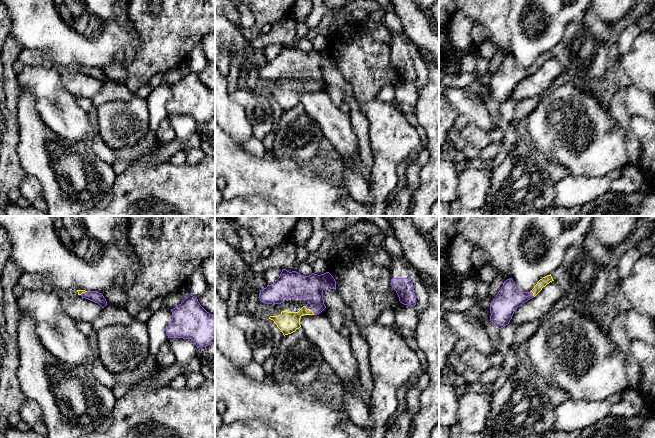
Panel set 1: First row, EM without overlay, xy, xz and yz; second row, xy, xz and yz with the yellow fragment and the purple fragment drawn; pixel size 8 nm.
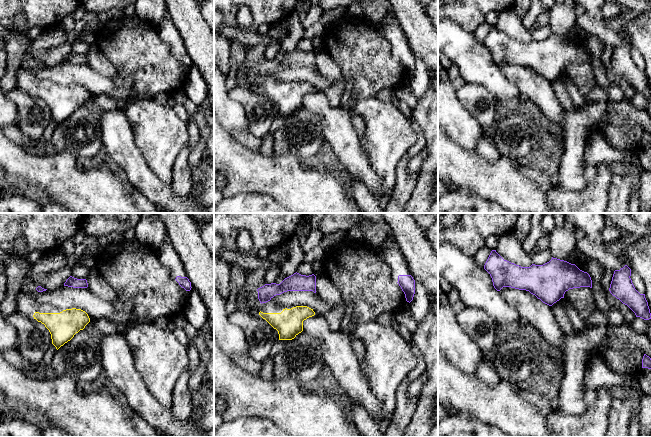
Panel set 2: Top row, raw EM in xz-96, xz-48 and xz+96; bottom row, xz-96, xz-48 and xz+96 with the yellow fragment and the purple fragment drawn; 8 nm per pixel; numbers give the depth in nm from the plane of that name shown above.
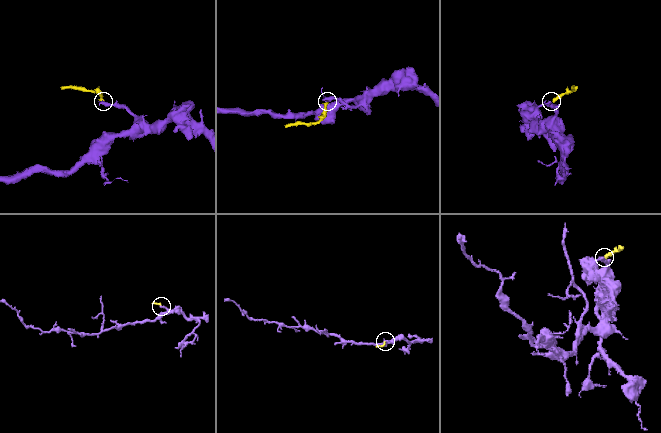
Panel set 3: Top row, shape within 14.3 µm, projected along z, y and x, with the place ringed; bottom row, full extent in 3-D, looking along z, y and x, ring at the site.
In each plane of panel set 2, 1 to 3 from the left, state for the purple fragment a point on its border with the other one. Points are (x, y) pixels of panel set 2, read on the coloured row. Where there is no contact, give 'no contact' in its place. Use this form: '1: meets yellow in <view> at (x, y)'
1: no contact
2: no contact
3: no contact

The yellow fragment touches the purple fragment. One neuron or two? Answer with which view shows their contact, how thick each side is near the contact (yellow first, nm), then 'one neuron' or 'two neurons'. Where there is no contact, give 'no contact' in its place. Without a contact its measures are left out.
meets yellow in xz; 180 nm thick on the yellow side, 200 nm on the other; one neuron

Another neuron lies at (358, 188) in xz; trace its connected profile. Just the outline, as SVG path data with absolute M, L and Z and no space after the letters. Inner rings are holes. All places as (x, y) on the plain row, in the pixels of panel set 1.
M348 163L343 164L342 179L348 191L348 196L352 200L367 207L373 205L373 199L369 193L368 182L362 175L356 173Z

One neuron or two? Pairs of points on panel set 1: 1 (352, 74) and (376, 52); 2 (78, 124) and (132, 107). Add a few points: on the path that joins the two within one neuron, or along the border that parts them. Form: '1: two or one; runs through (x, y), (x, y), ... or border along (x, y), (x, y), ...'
1: one; runs through (358, 68), (370, 58)
2: two; border along (96, 124), (96, 130), (99, 135)

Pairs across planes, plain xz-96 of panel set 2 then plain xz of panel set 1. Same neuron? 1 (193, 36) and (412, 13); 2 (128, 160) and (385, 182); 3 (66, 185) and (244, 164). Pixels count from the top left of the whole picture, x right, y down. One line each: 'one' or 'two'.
1: one
2: two
3: one

